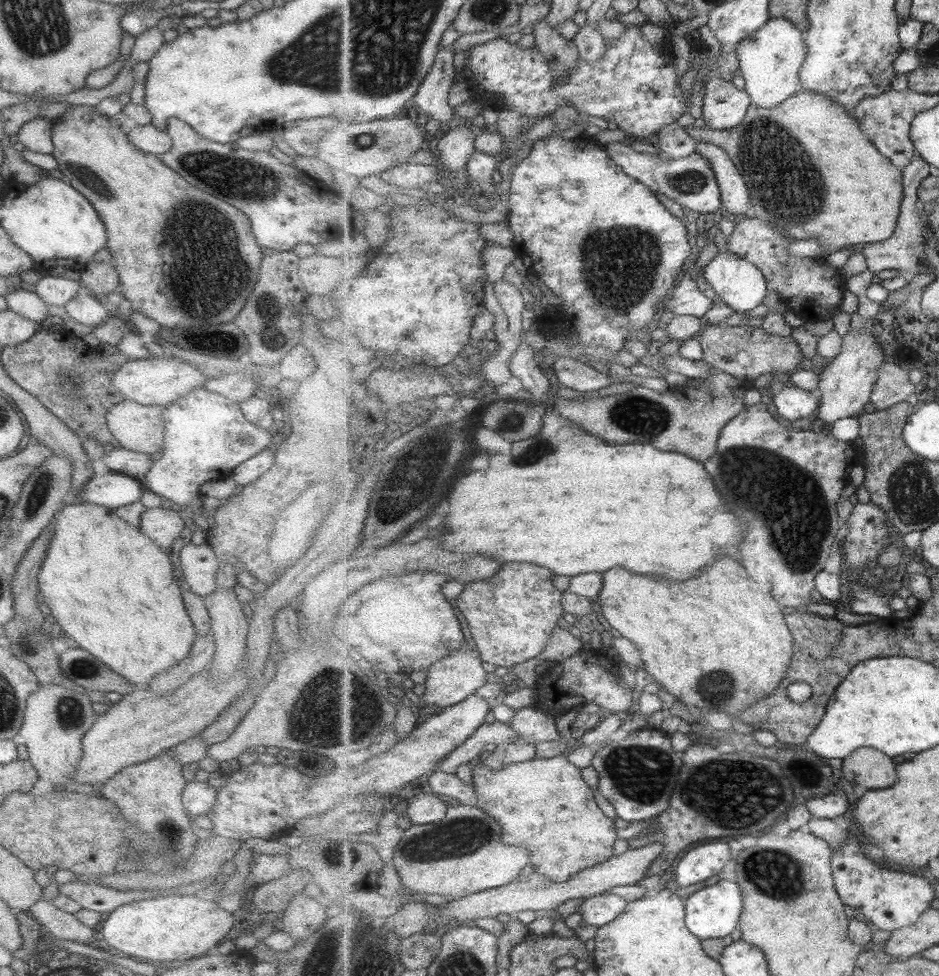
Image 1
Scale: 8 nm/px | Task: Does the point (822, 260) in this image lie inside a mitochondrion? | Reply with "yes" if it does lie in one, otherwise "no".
no

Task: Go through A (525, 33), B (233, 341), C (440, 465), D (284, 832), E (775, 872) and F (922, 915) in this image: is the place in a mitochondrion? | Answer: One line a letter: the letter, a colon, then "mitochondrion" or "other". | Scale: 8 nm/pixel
A: other
B: mitochondrion
C: mitochondrion
D: other
E: mitochondrion
F: other

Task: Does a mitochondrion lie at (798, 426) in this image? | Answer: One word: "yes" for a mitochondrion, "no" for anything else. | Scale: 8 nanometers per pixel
no

